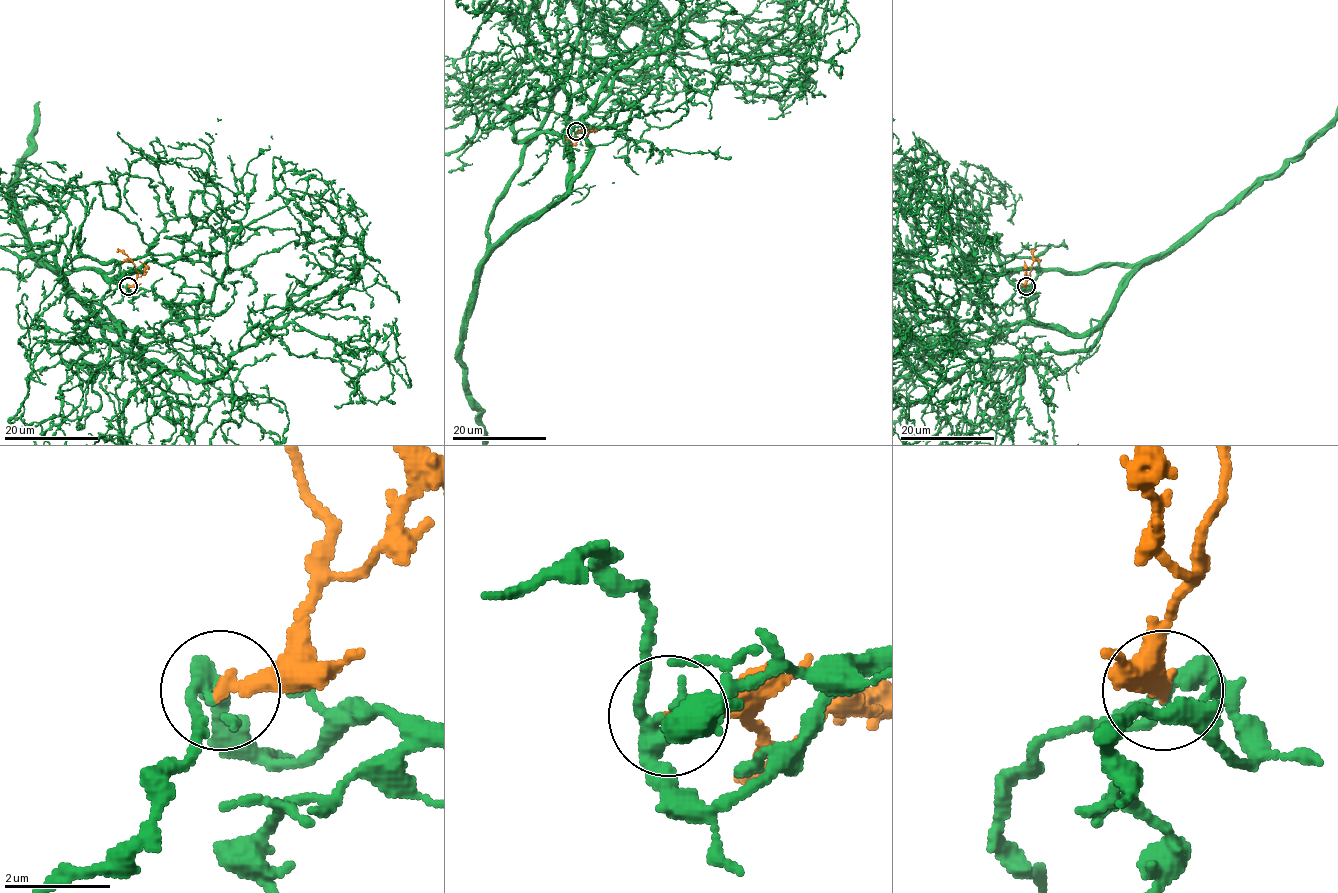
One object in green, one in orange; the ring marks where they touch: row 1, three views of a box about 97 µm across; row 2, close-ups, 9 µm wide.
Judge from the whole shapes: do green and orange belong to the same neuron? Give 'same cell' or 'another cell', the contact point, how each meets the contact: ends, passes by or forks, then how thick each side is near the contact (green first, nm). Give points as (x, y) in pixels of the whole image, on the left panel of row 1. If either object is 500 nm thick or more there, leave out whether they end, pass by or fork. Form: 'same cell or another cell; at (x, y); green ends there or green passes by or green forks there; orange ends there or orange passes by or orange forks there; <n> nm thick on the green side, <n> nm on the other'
another cell; at (128, 286); green passes by; orange ends there; 280 nm thick on the green side, 300 nm on the other

